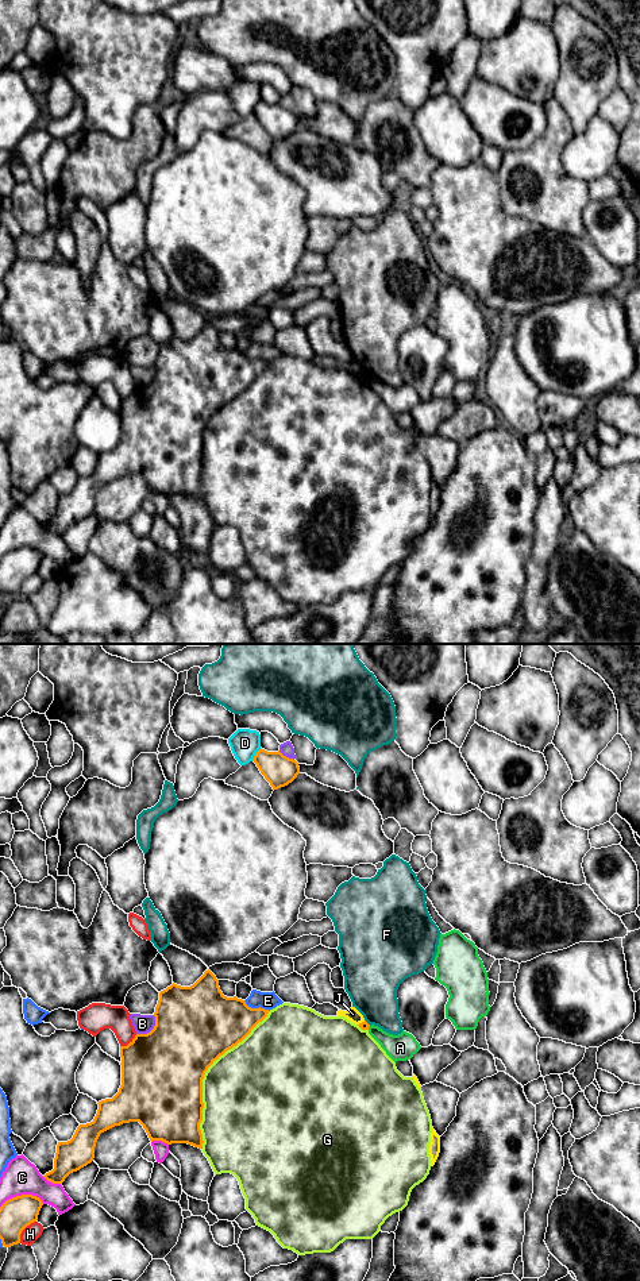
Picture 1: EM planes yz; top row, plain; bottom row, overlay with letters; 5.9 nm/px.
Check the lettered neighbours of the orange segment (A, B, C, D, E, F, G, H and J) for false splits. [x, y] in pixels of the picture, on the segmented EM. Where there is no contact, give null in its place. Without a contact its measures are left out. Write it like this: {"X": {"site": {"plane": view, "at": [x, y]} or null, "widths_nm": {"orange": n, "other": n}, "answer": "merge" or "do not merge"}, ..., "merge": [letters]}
{"A": {"site": {"plane": "yz", "at": [369, 1026]}, "widths_nm": {"orange": 50, "other": 160}, "answer": "do not merge"}, "B": {"site": {"plane": "yz", "at": [151, 1030]}, "widths_nm": {"orange": 480, "other": 110}, "answer": "do not merge"}, "C": {"site": {"plane": "yz", "at": [22, 1195]}, "widths_nm": {"orange": 190, "other": 200}, "answer": "do not merge"}, "D": {"site": {"plane": "yz", "at": [255, 755]}, "widths_nm": {"orange": 190, "other": 170}, "answer": "do not merge"}, "E": {"site": {"plane": "yz", "at": [257, 1009]}, "widths_nm": {"orange": 340, "other": 110}, "answer": "do not merge"}, "F": {"site": {"plane": "yz", "at": [366, 1022]}, "widths_nm": {"orange": 50, "other": 320}, "answer": "do not merge"}, "G": {"site": {"plane": "yz", "at": [203, 1077]}, "widths_nm": {"orange": 480, "other": 480}, "answer": "do not merge"}, "H": {"site": {"plane": "yz", "at": [23, 1229]}, "widths_nm": {"orange": 190, "other": 100}, "answer": "do not merge"}, "J": {"site": {"plane": "yz", "at": [362, 1022]}, "widths_nm": {"orange": 50, "other": 80}, "answer": "do not merge"}, "merge": []}

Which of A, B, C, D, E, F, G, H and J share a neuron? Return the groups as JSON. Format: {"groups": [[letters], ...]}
{"groups": [["A"], ["B"], ["C"], ["D"], ["E"], ["F"], ["G"], ["H"], ["J"]]}

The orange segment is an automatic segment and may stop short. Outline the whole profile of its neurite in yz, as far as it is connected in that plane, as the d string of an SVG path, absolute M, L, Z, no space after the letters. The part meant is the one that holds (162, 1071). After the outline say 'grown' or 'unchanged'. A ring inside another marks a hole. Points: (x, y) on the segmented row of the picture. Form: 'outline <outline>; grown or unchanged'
outline M208 969L190 987L171 984L159 992L159 1000L155 1007L155 1026L147 1034L136 1034L127 1045L120 1046L122 1057L122 1085L112 1099L99 1101L99 1110L90 1123L80 1124L68 1142L58 1142L54 1158L54 1169L43 1177L53 1182L61 1184L65 1178L90 1164L95 1158L96 1142L101 1133L120 1126L123 1123L139 1122L146 1130L150 1141L162 1141L167 1145L188 1143L203 1149L203 1134L200 1123L203 1120L203 1079L208 1068L227 1050L242 1042L251 1030L262 1022L269 1014L265 1008L251 1008L244 1000L227 998L219 987L219 980Z; unchanged

